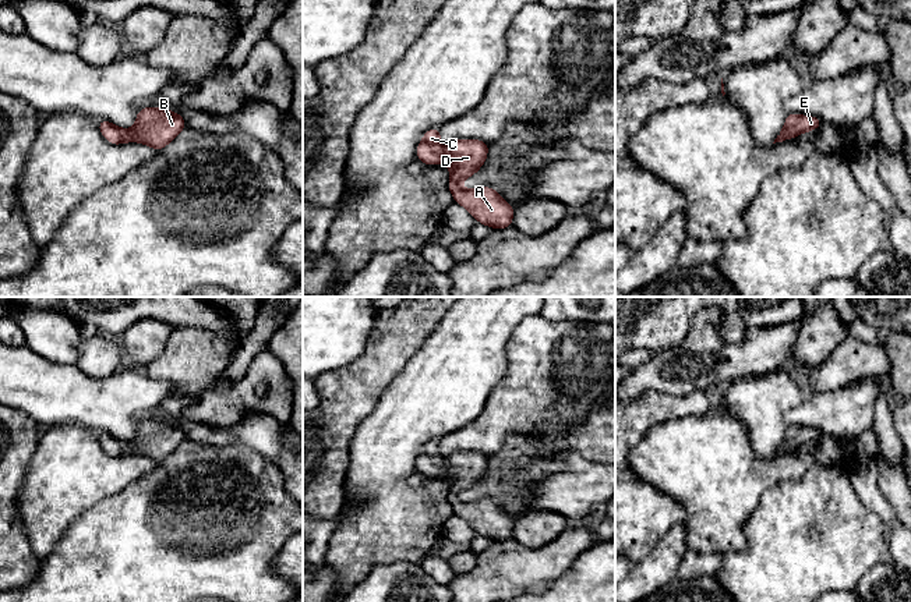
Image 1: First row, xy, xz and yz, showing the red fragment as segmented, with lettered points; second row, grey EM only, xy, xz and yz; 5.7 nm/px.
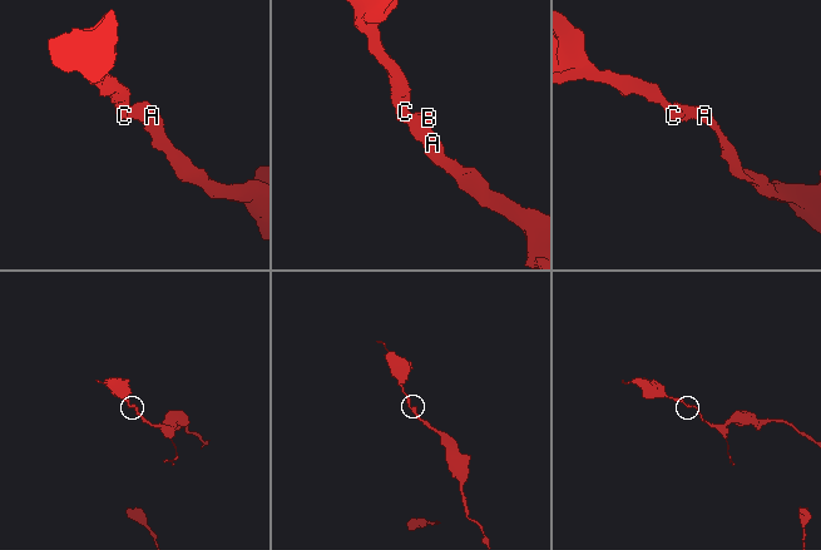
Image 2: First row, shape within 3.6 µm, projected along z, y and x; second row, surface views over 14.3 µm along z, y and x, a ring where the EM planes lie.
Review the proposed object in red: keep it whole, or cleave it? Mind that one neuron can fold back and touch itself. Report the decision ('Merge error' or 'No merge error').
No merge error

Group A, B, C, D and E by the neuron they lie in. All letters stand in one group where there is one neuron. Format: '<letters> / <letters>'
A B C D E

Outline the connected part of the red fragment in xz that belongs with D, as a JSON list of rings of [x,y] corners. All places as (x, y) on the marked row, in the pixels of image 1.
[[[439,127],[430,128],[417,145],[417,159],[424,164],[448,164],[448,188],[453,201],[465,206],[481,224],[494,230],[512,226],[515,208],[490,187],[463,190],[460,181],[472,177],[487,160],[488,144],[480,139],[458,139],[444,146]]]

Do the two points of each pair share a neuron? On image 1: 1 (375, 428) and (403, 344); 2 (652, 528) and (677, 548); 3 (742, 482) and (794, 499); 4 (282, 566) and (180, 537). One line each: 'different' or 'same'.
1: different
2: different
3: different
4: different

